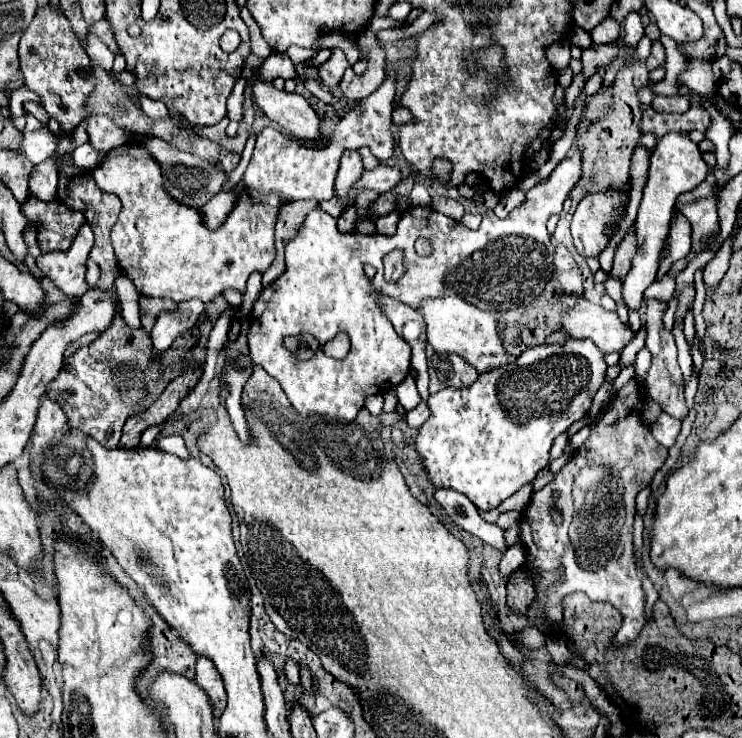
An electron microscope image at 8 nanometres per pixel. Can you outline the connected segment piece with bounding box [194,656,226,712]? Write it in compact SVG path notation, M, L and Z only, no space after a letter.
M198 656L194 680L208 694L212 708L222 712L226 708L226 690L224 690L224 684L222 684L222 676L218 676L218 670L214 668L214 664L208 658Z

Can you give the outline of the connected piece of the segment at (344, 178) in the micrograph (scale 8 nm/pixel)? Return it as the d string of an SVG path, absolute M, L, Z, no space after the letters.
M346 150L342 154L340 170L338 170L338 176L336 176L336 192L338 192L338 196L346 198L346 194L352 188L352 184L360 178L362 170L364 170L362 156L356 150Z

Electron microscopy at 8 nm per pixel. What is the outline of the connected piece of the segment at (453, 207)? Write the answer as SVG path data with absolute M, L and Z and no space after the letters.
M434 196L432 198L432 206L438 212L450 216L452 220L460 220L464 216L464 206L458 200L452 200L452 198L446 198L446 196Z

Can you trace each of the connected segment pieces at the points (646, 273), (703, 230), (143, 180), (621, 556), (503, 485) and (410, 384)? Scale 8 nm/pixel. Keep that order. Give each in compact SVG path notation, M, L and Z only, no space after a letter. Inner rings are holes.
M668 132L666 136L662 136L658 140L656 148L652 150L650 174L648 174L648 182L646 182L646 188L644 188L640 208L638 208L638 218L636 218L638 254L632 262L632 270L624 278L622 294L624 294L624 300L626 300L628 308L638 310L640 302L642 302L642 296L644 296L644 290L656 280L658 256L660 256L662 244L664 244L664 240L668 238L668 232L670 232L672 208L676 204L676 198L682 192L694 190L706 176L708 176L708 164L702 160L702 154L700 154L698 146L690 140L690 136L686 132Z
M716 196L686 204L682 212L692 224L692 246L698 246L704 236L712 236L720 230L716 214Z
M124 146L110 150L104 162L98 168L94 168L94 180L98 188L116 194L122 200L122 212L110 233L111 242L122 274L134 282L138 294L142 296L160 296L170 298L174 302L182 302L188 298L200 298L202 302L210 302L216 294L224 292L226 288L236 288L244 292L248 276L256 270L264 272L276 256L274 224L280 206L284 204L282 196L278 194L258 194L252 190L242 190L226 222L218 230L208 230L202 224L200 212L196 208L182 206L174 198L170 198L170 194L164 188L158 162L142 148Z
M630 380L592 424L590 438L576 450L570 462L550 484L534 492L520 522L520 540L528 550L528 566L536 572L552 572L558 566L564 566L564 582L554 588L554 592L536 592L536 602L544 604L548 626L562 632L562 598L580 590L590 600L610 602L624 616L618 634L612 638L612 650L636 640L646 624L644 592L632 546L634 500L668 456L668 450L660 446L644 426L640 408L642 388L636 380ZM550 506L556 506L562 512L562 524L550 520Z
M570 338L558 346L536 346L522 352L514 362L494 372L482 372L468 388L444 388L428 398L430 418L416 436L416 452L436 488L452 488L462 492L479 510L492 510L510 498L522 484L532 482L548 464L548 450L556 436L566 432L570 424L584 418L594 394L604 382L604 354L590 340Z
M408 376L406 380L402 380L402 384L396 386L396 396L398 396L398 402L404 406L404 408L414 408L414 400L420 402L420 394L416 390L416 380L412 376Z

